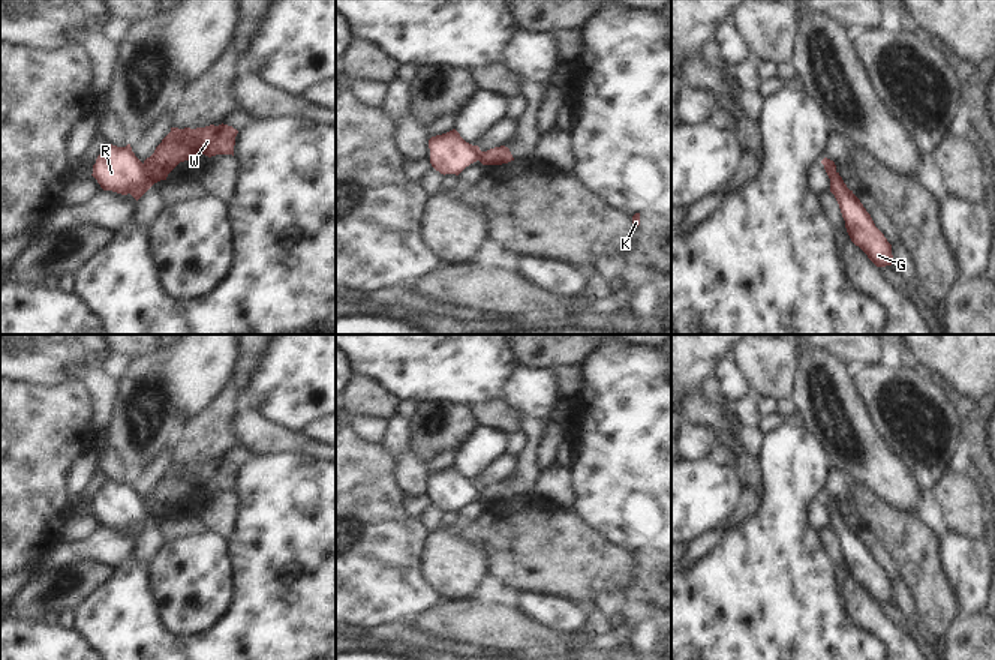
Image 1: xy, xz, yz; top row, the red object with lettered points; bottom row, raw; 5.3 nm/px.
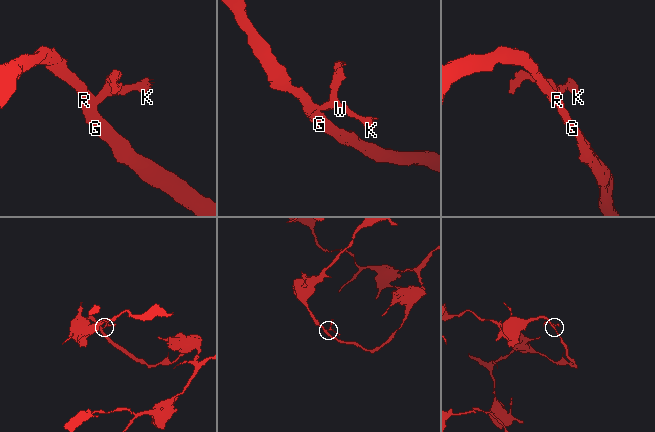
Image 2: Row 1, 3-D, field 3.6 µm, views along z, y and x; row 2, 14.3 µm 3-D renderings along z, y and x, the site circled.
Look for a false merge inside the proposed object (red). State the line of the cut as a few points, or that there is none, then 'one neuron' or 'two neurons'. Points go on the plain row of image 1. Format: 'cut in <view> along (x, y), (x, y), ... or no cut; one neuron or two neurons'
cut in xy along (143, 500), (143, 507), (155, 518); two neurons

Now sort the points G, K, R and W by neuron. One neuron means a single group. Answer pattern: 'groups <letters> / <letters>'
groups G R / K W

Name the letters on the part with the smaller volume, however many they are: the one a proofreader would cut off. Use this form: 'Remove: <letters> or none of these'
Remove: K, W

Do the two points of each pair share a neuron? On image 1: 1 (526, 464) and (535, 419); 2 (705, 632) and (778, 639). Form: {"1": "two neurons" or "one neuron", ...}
{"1": "one neuron", "2": "one neuron"}

